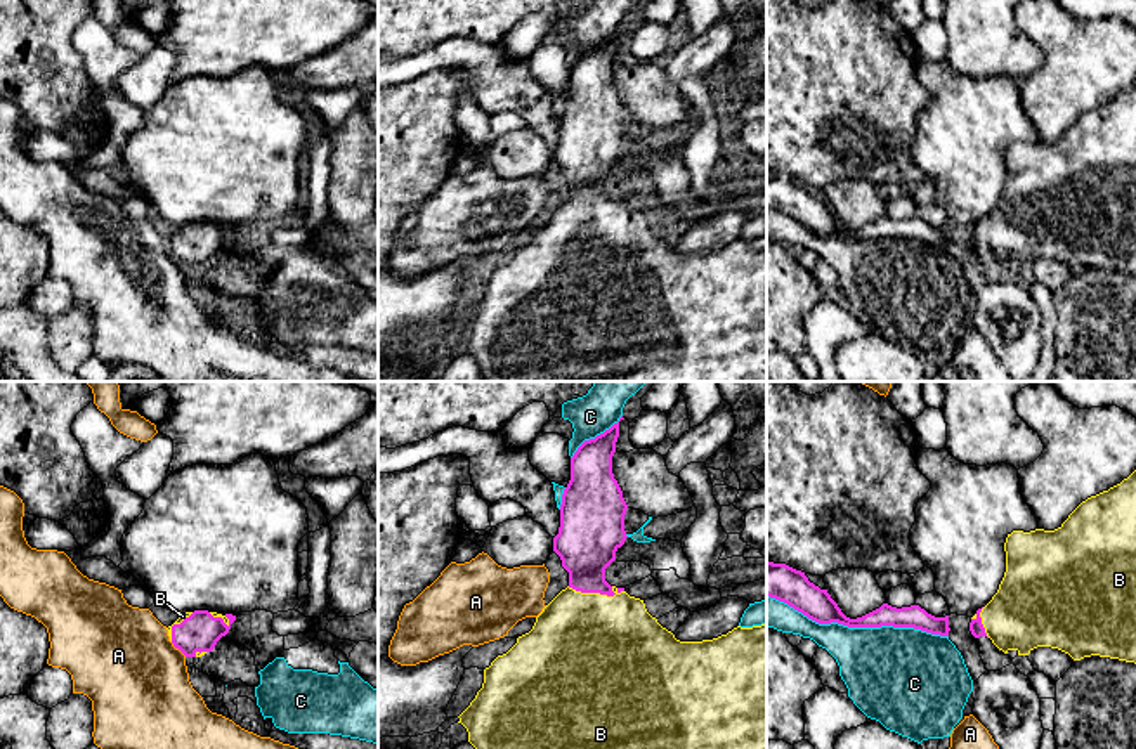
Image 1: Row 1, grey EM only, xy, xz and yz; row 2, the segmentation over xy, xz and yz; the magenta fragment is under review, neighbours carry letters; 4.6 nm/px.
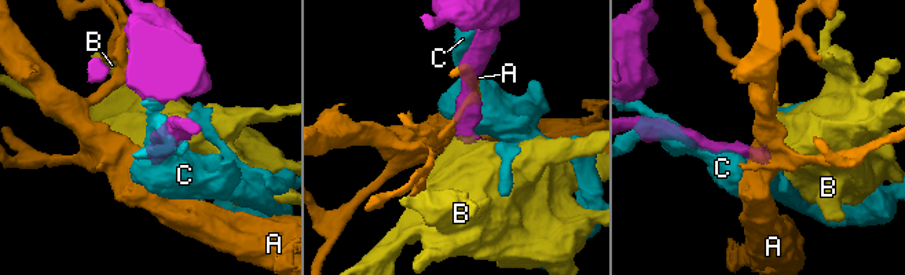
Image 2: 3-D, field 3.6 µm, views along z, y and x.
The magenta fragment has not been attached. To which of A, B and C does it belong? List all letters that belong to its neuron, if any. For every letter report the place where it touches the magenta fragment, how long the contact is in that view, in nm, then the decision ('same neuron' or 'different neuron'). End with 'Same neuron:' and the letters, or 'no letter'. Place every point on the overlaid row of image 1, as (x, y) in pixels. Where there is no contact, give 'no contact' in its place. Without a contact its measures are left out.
A: xy (179, 649) | 100 nm | different neuron
B: xz (595, 592) | 260 nm | same neuron
C: yz (857, 626) | 850 nm | different neuron
Same neuron: B

